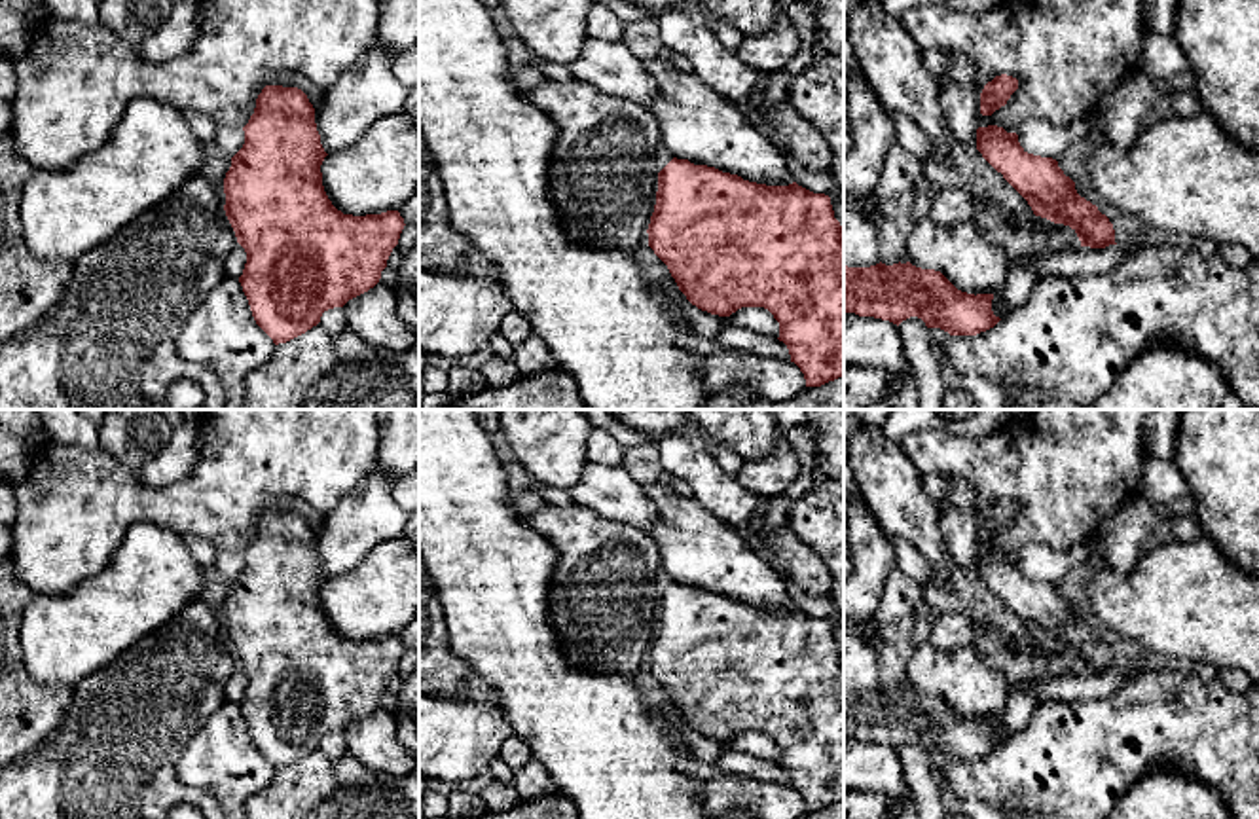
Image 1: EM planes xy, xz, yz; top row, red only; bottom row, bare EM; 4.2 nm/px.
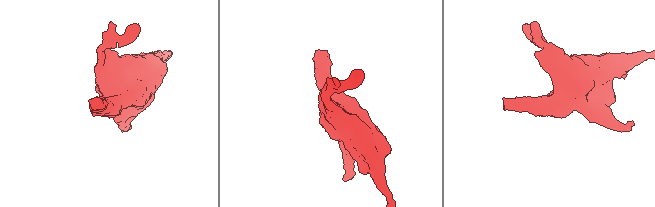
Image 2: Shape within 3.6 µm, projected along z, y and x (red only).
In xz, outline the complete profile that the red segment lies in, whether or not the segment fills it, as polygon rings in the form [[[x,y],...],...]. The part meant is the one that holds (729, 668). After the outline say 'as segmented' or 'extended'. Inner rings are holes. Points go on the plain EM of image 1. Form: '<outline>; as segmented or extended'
[[[673,582],[658,597],[648,671],[667,690],[679,715],[702,736],[730,741],[741,732],[764,732],[779,747],[779,766],[804,798],[806,811],[844,802],[844,662],[830,622],[796,607],[766,610],[715,592]]]; as segmented

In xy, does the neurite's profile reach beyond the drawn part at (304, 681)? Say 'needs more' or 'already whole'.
already whole

